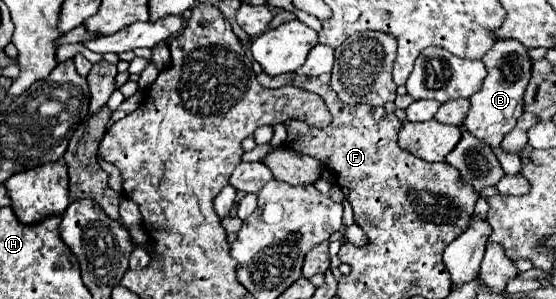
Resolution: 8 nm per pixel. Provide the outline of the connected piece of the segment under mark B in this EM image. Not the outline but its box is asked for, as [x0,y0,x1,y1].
[465,40,533,175]

